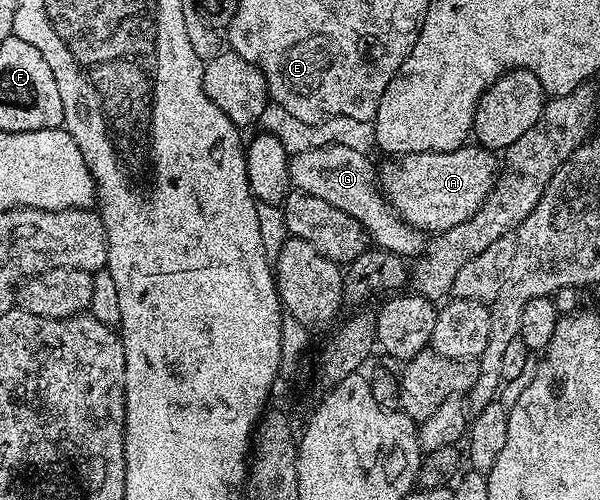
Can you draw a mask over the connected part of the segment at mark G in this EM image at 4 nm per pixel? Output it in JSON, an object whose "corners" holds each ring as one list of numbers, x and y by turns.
{"corners":[[328,144,322,148,314,148,296,153,289,161,289,182,296,191,306,192,315,198,323,198,323,202,331,202,331,206,339,206,351,218,365,227,370,241,376,247,394,252,396,256,416,258,426,251,427,236,418,228,411,227,400,214,393,209,379,187,379,176,375,164,368,160,366,153,360,148]]}

